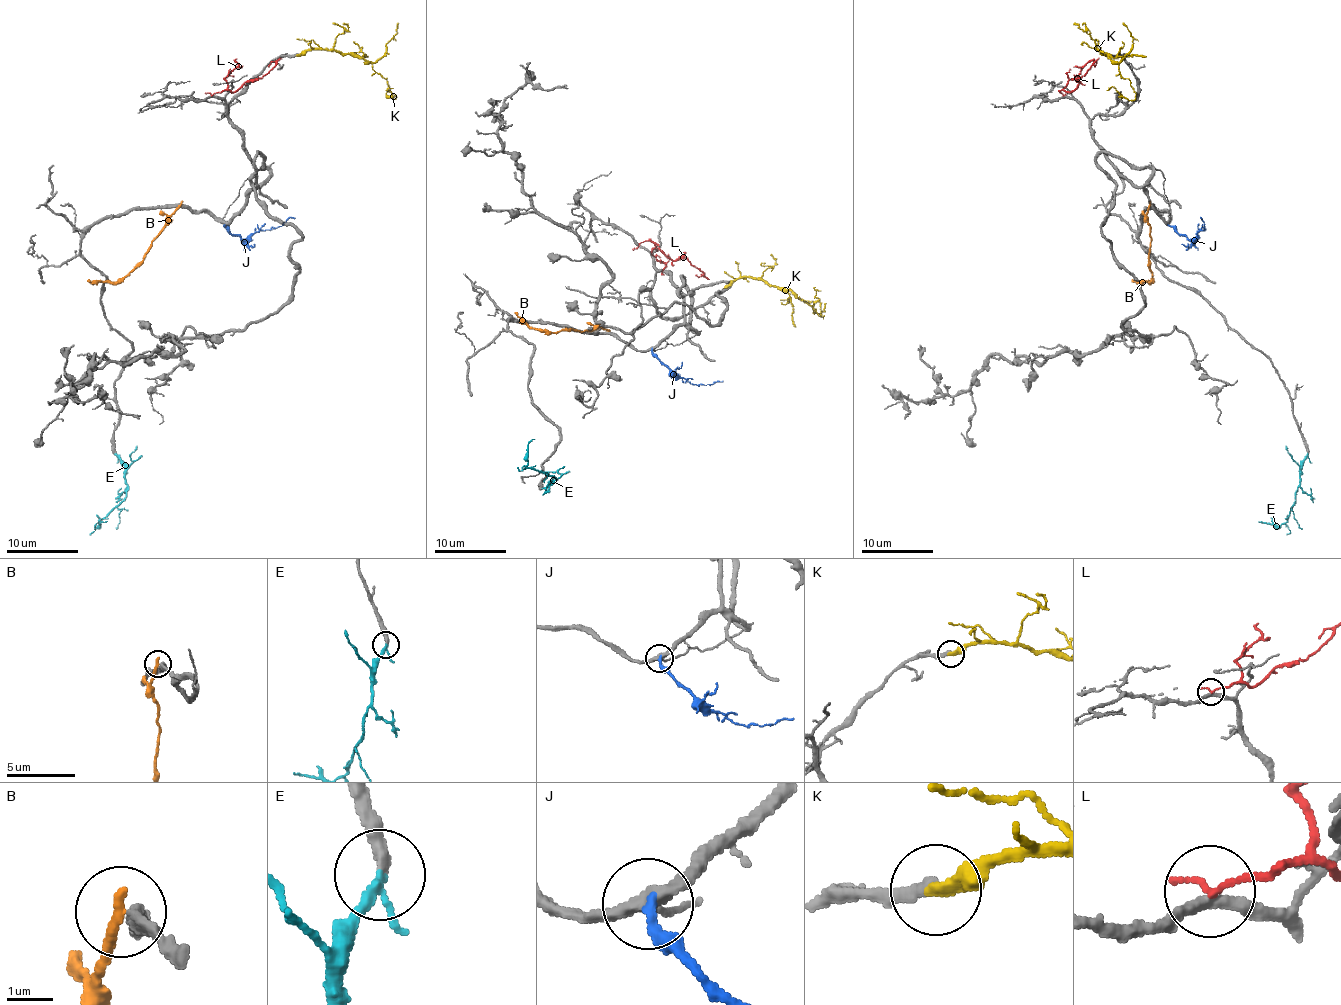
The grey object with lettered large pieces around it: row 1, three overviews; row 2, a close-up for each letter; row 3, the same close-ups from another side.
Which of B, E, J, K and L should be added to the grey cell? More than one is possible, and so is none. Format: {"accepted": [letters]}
{"accepted": ["E", "K"]}

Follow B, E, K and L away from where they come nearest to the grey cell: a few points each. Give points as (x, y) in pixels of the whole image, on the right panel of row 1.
B: (1149, 205), (1146, 217), (1151, 239), (1151, 280), (1135, 282), (1131, 279)
E: (1308, 453), (1300, 469), (1295, 503), (1286, 521), (1279, 525), (1259, 521)
K: (1108, 55), (1097, 50), (1119, 64), (1120, 77), (1129, 81), (1135, 99), (1128, 100), (1113, 88), (1106, 90)
L: (1063, 95), (1061, 90), (1072, 91), (1094, 63), (1094, 66)

